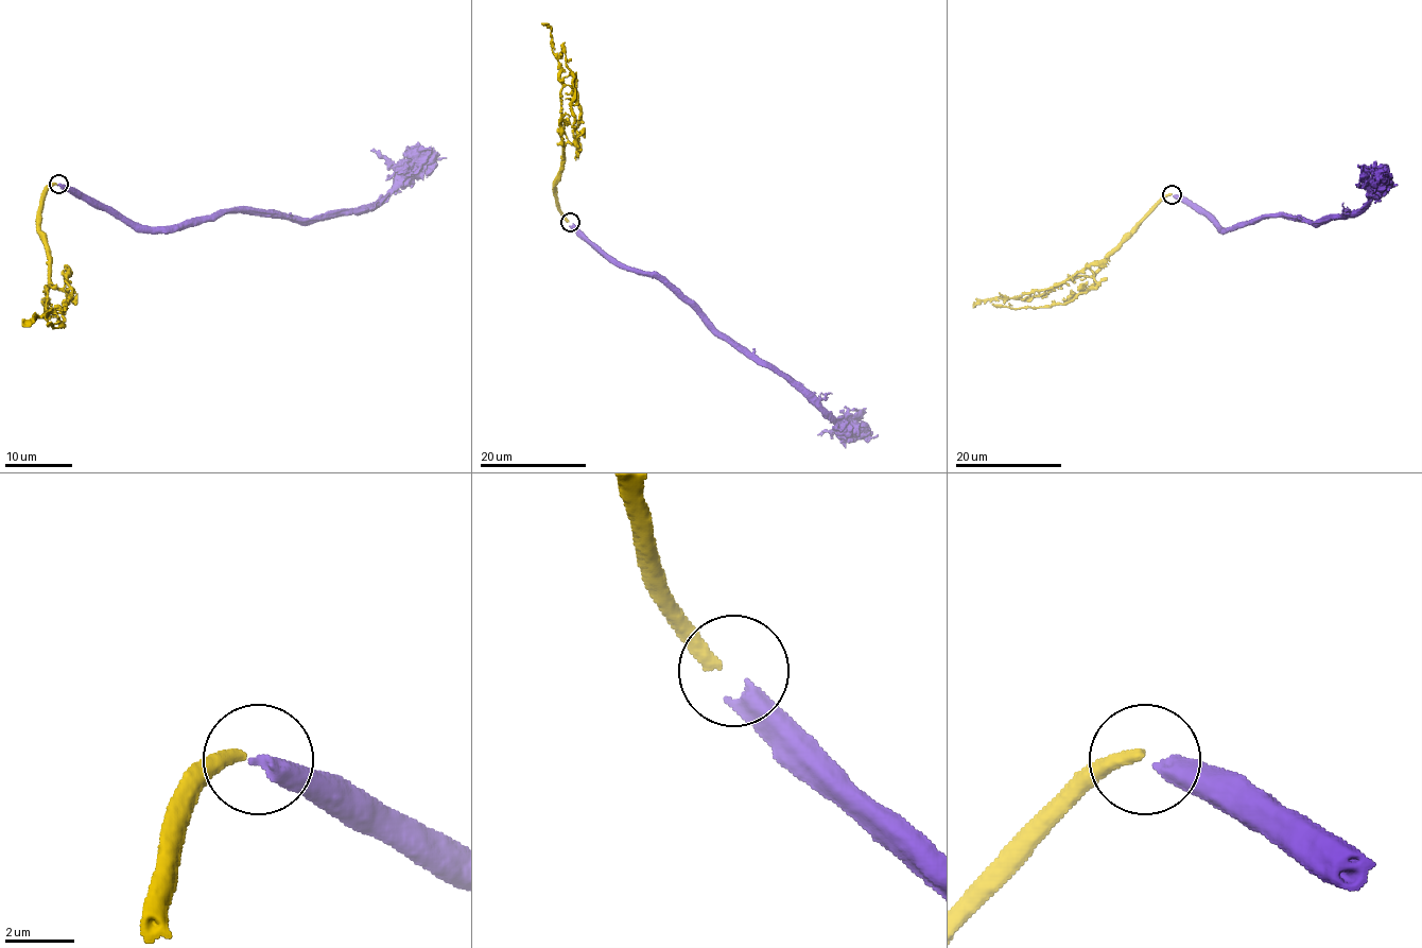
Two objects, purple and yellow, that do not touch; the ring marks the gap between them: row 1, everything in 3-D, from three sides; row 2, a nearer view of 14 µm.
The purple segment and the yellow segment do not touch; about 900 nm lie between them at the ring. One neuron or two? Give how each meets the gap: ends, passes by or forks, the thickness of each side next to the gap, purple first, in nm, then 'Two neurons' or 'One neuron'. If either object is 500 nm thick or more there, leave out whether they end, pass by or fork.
At the ring purple ends. At the ring yellow ends. Thickness 480 nm (purple) against 400 nm. Two neurons

